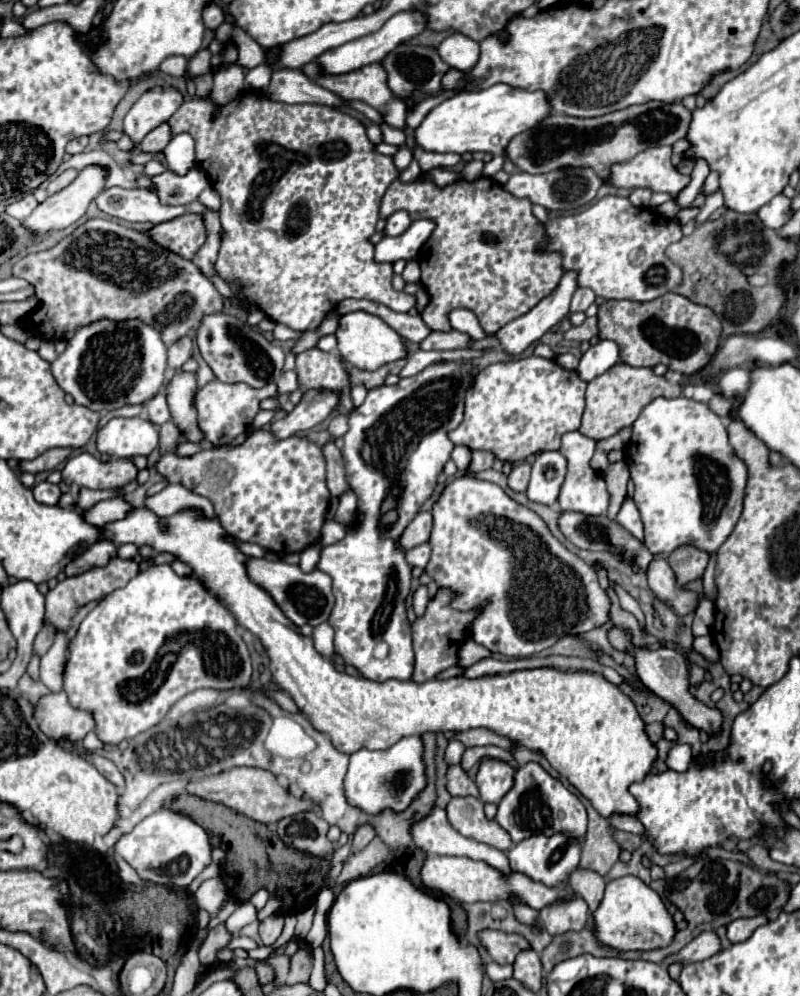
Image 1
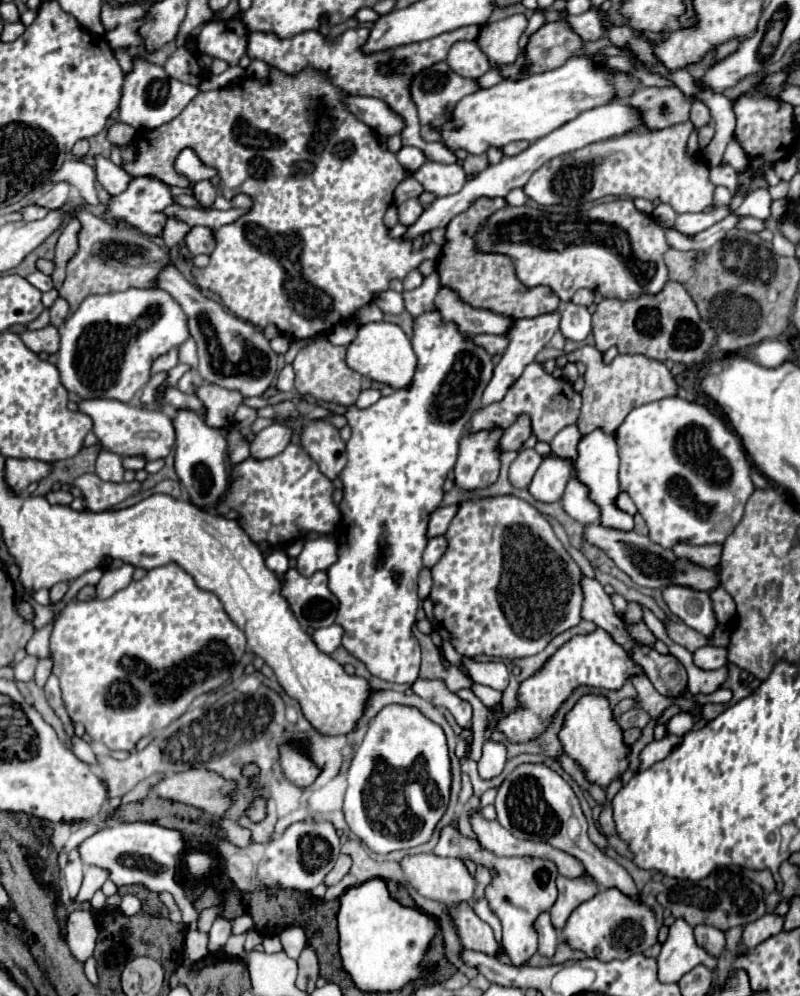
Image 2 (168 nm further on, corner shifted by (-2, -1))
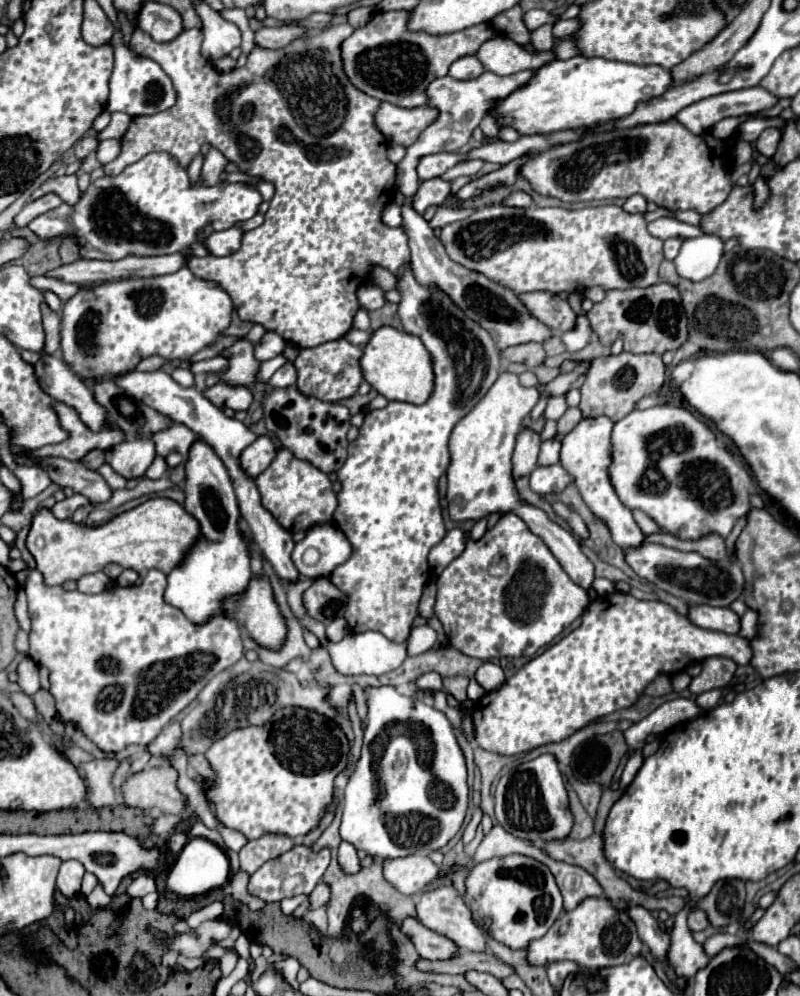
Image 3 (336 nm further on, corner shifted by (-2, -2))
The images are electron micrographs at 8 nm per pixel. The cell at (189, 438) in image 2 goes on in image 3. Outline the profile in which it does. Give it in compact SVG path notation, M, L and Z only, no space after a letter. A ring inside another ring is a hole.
M196 441L190 449L190 457L186 461L184 495L184 509L200 523L200 537L190 545L180 565L168 573L164 601L178 607L194 625L204 625L212 617L226 615L224 603L228 597L242 595L248 589L252 579L250 545L238 527L242 515L228 469L204 441Z

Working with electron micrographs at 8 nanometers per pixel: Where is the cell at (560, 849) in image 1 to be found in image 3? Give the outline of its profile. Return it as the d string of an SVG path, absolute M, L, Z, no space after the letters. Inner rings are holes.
M524 855L494 857L474 865L466 877L464 903L472 913L472 921L482 927L488 919L490 927L486 933L510 949L524 949L528 941L542 937L562 913L562 895L550 869Z

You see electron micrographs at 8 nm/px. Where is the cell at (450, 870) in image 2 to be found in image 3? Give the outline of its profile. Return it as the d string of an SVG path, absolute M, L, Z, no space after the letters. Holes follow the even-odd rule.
M410 855L402 859L386 859L382 873L384 879L400 893L418 895L440 875L440 867L424 855Z

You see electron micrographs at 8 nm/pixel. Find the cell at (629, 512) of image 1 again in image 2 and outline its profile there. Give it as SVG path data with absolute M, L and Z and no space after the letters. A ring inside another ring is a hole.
M594 430L590 434L586 434L582 438L582 442L578 444L578 458L574 460L574 466L578 470L578 480L584 482L590 488L590 498L600 506L602 516L600 516L600 524L604 526L612 526L621 531L630 531L634 528L634 520L630 514L618 510L614 506L614 496L618 496L620 486L618 486L618 466L620 466L620 458L618 458L618 444L614 440L614 436L604 434L602 430Z

